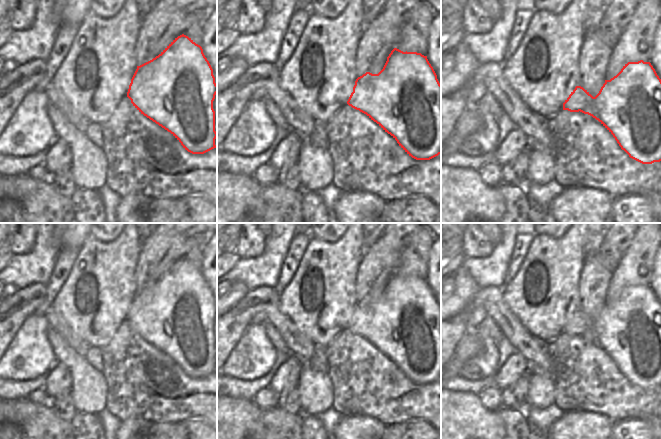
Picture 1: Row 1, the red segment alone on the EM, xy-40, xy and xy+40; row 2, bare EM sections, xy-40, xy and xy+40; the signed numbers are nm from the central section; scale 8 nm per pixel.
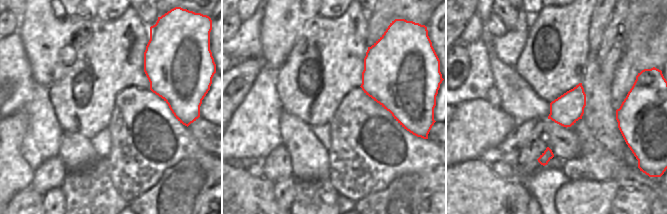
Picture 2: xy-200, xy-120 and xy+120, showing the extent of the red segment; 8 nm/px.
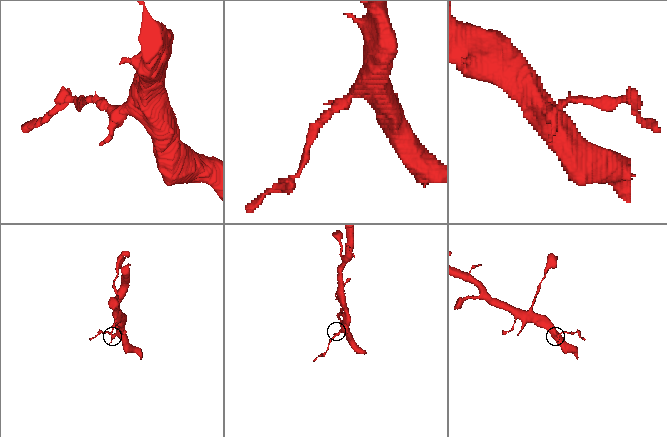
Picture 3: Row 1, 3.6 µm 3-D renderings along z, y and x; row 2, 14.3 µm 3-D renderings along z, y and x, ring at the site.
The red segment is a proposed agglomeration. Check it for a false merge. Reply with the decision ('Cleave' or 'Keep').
Cleave

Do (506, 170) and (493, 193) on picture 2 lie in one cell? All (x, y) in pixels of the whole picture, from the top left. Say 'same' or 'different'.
different

